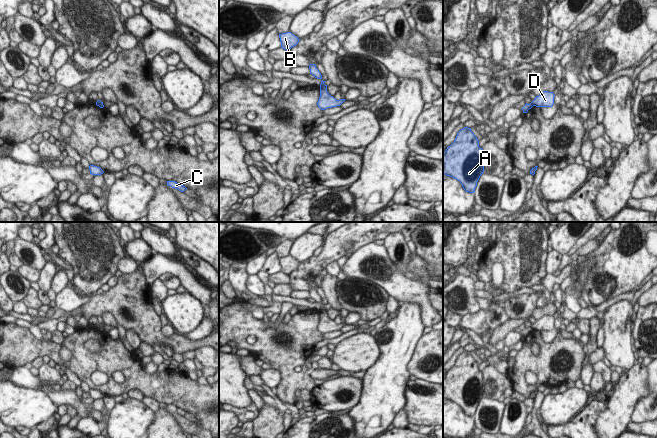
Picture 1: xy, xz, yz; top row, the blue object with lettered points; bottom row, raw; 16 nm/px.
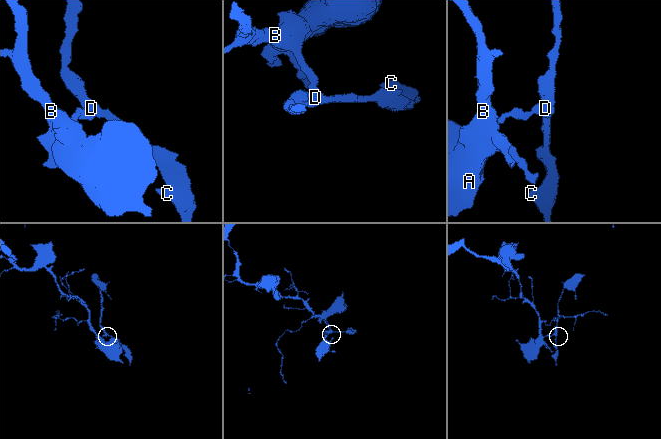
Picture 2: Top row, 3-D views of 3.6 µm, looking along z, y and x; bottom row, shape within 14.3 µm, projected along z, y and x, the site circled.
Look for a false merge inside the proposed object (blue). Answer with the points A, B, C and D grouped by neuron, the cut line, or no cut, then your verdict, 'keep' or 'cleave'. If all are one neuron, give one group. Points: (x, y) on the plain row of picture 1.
A B / C D | yz (530, 327), (533, 329) | cleave

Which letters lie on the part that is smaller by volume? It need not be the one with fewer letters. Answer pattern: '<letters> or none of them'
C, D.

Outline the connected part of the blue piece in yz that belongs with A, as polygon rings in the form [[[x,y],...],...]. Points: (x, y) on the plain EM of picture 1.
[[[464,351],[443,377],[443,398],[457,403],[466,416],[474,417],[483,396],[483,373],[471,352]]]

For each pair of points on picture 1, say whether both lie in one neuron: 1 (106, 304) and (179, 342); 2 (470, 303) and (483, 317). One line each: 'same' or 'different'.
1: same
2: different

